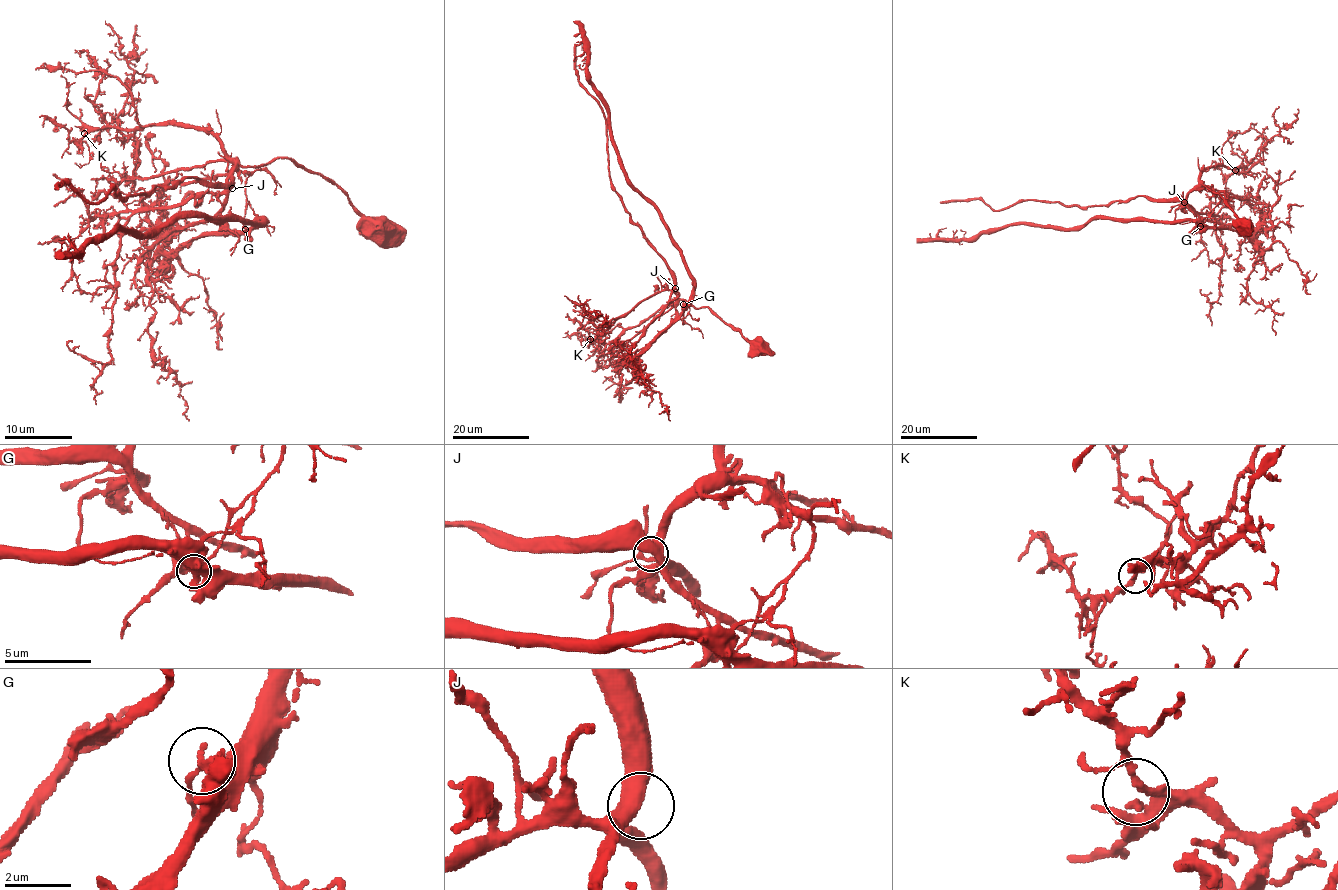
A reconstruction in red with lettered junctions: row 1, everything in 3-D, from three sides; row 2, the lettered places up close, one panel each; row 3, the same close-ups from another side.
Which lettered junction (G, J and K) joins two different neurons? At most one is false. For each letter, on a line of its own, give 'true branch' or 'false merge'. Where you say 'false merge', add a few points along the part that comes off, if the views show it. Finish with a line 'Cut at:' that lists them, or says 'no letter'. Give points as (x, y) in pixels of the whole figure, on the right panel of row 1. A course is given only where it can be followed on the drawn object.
G: false merge; foreign part runs (1200, 225), (1186, 221), (1090, 219), (1082, 226), (1007, 224), (989, 228), (968, 239), (917, 241)
J: true branch
K: true branch
Cut at: G

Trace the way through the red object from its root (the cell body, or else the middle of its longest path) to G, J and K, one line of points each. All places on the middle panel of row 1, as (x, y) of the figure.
G: (758, 344), (760, 342), (750, 342), (707, 307), (696, 308), (680, 299), (675, 314), (683, 324), (683, 304)
J: (758, 344), (760, 342), (750, 342), (707, 307), (696, 308), (680, 299), (672, 291), (675, 288)
K: (758, 344), (750, 342), (707, 307), (696, 308), (683, 299), (668, 303), (608, 343), (590, 339)

